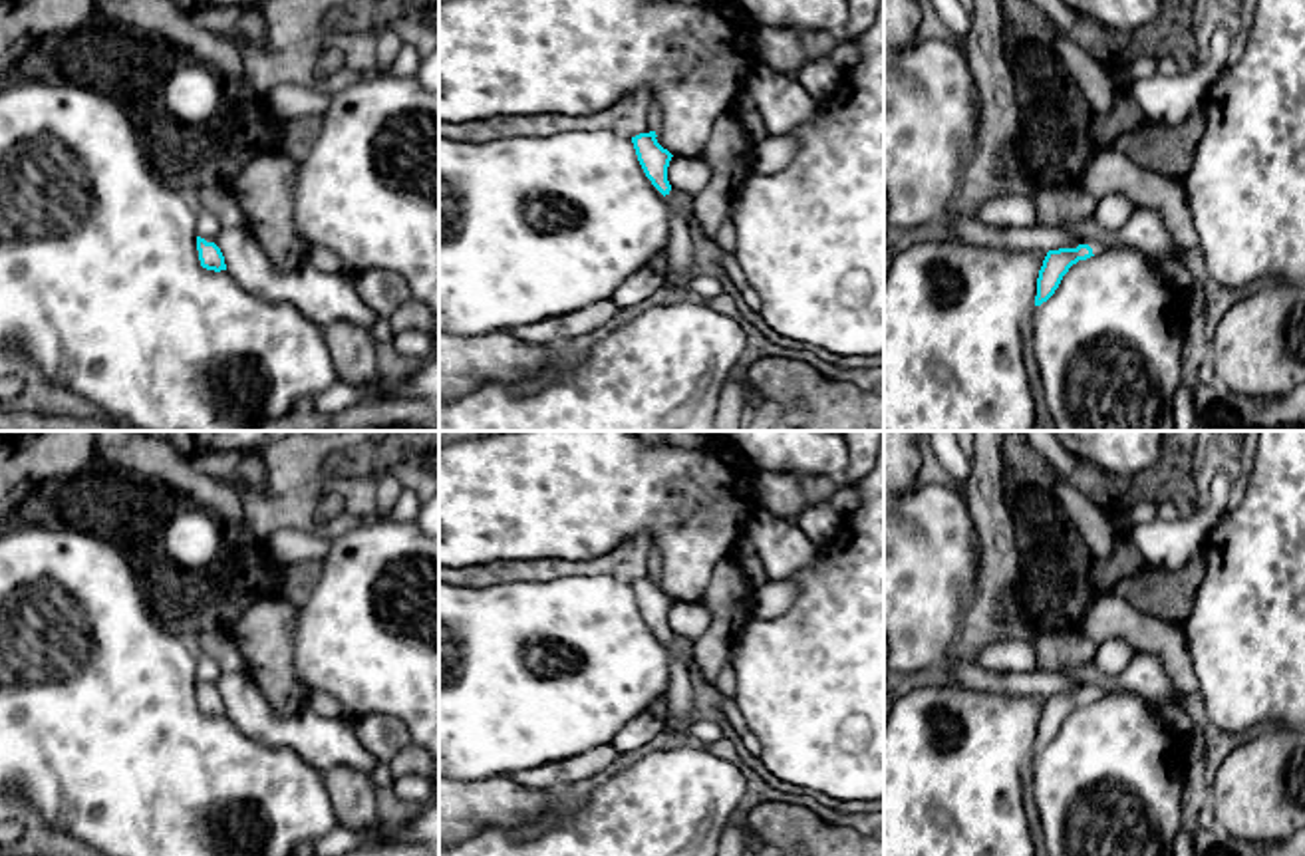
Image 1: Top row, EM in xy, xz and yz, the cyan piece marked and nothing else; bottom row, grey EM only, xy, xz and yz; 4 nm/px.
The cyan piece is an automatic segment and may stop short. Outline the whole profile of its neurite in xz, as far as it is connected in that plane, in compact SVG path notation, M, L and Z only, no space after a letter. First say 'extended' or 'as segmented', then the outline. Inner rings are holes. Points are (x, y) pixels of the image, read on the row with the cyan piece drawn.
extended; M644 131L632 137L632 143L646 177L671 207L669 238L665 244L665 278L669 284L695 266L691 226L683 220L677 191L667 181L667 167L673 155L661 145L655 131Z

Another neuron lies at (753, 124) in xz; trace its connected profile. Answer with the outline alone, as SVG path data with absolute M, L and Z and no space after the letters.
M759 113L737 115L737 119L753 143L759 143L769 135L769 129Z

